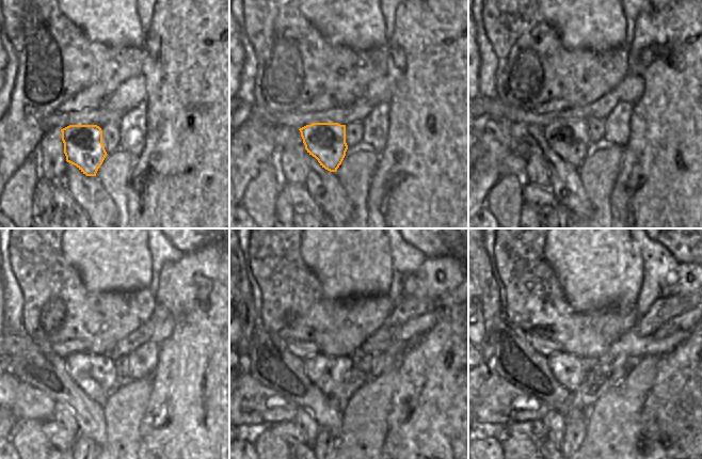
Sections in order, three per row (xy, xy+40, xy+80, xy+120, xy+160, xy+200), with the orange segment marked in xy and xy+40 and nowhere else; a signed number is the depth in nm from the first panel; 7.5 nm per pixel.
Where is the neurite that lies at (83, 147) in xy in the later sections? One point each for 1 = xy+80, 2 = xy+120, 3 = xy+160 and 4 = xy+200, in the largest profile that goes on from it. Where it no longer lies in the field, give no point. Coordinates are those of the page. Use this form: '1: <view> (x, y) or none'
1: xy+80 (569, 138)
2: xy+120 (96, 375)
3: xy+160 (328, 373)
4: xy+200 (569, 369)

